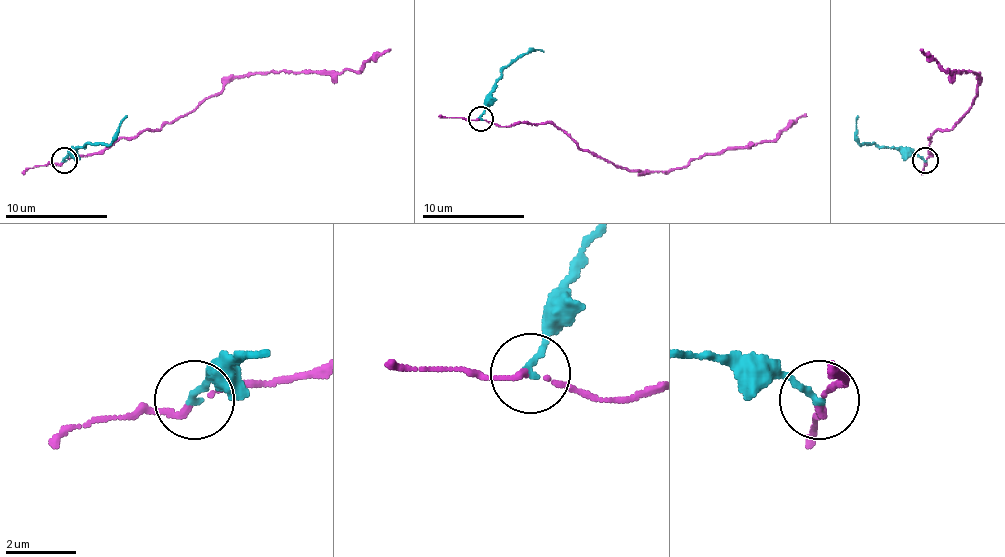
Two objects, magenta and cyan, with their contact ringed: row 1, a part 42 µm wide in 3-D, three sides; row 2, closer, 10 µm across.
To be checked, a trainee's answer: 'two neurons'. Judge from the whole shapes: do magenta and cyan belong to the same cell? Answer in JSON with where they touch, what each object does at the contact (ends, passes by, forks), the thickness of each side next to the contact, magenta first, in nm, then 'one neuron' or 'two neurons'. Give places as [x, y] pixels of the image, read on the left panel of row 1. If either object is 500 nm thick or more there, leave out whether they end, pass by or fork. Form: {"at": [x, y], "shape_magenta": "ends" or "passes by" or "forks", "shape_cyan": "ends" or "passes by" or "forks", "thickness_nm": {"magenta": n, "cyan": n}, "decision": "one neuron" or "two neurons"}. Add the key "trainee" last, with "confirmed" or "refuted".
{"at": [64, 160], "shape_magenta": "passes by", "shape_cyan": "ends", "thickness_nm": {"magenta": 130, "cyan": 180}, "decision": "two neurons", "trainee": "confirmed"}

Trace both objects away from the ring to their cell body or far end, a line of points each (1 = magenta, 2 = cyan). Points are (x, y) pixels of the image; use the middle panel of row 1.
1: (479, 118), (499, 126), (553, 123), (617, 167), (653, 172), (681, 169), (706, 154), (773, 141), (806, 113)
2: (481, 118), (494, 82), (530, 49), (543, 51)

